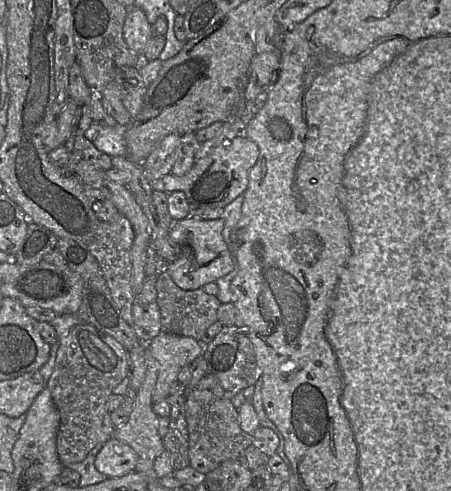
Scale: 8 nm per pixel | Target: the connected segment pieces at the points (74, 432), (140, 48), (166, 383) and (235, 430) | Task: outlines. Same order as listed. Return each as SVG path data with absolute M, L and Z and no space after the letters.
M78 324L59 340L59 348L53 372L45 384L59 412L60 422L56 437L56 450L64 467L83 461L97 445L103 445L112 438L115 427L110 419L106 402L113 389L128 376L128 351L112 336L89 324Z
M135 6L129 8L123 26L123 37L128 48L143 57L145 48L152 38L152 25L141 9Z
M161 331L149 343L149 352L158 362L158 378L153 390L153 403L166 399L179 372L203 355L205 346L201 341Z
M193 389L186 393L185 419L189 466L204 475L227 460L238 460L244 450L252 445L252 436L239 426L237 409L229 399L219 398L211 390Z

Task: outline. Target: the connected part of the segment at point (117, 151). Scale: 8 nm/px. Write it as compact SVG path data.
M93 122L84 135L98 150L110 157L124 157L127 156L124 138L126 130L127 126L118 123L115 126L106 126Z

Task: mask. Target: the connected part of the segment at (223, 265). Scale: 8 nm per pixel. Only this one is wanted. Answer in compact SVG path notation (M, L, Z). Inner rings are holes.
M189 216L173 223L169 229L170 236L179 245L181 254L177 260L167 264L166 272L170 274L179 288L183 290L202 288L204 285L228 275L235 269L234 257L222 236L223 229L224 220L222 218L202 220Z

